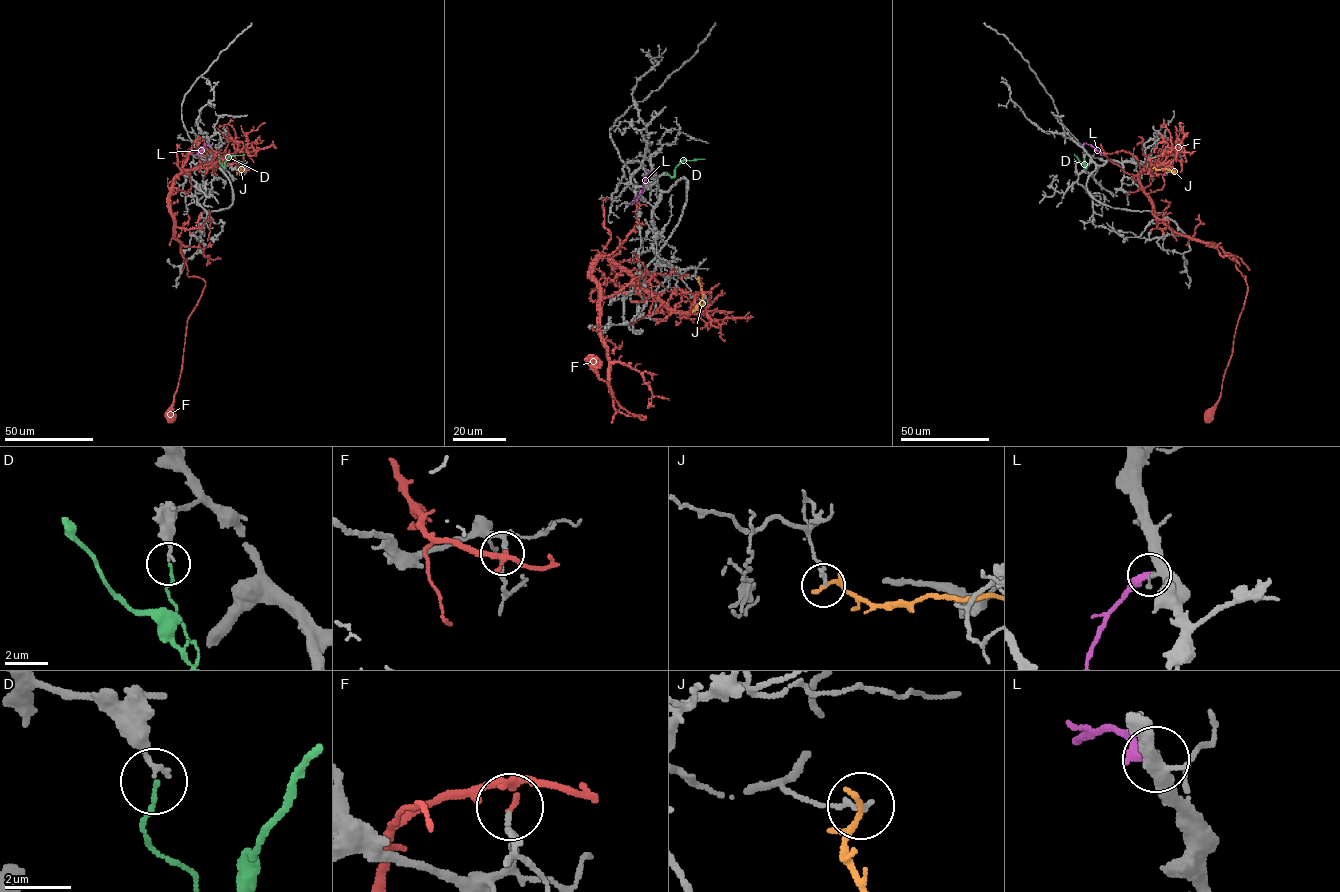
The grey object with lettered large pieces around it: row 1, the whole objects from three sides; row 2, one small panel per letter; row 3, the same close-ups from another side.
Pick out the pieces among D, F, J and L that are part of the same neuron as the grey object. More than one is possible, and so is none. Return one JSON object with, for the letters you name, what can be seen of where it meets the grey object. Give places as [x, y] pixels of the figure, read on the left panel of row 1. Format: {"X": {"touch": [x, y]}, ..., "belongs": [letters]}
{"D": {"touch": [219, 159]}, "belongs": ["D"]}

